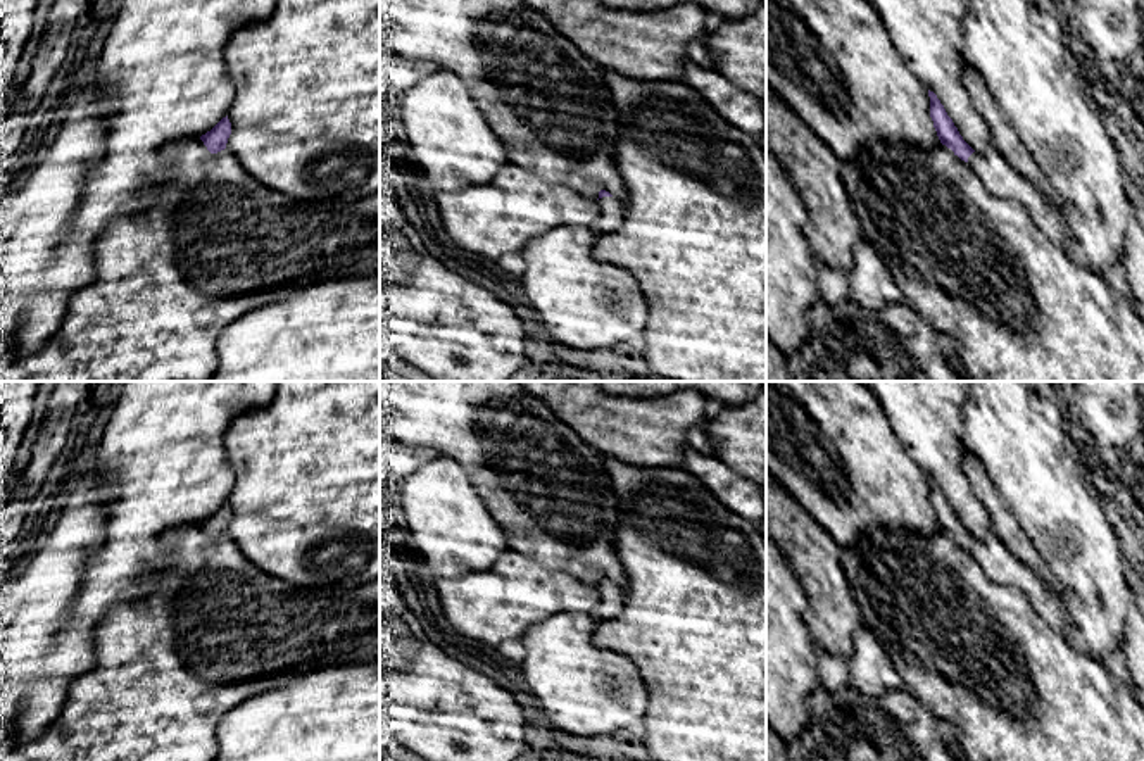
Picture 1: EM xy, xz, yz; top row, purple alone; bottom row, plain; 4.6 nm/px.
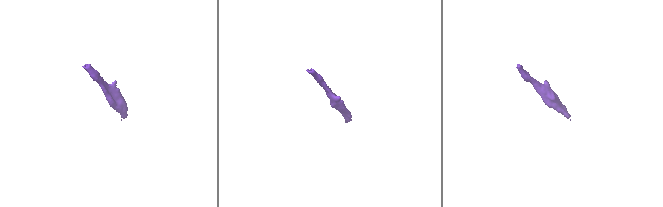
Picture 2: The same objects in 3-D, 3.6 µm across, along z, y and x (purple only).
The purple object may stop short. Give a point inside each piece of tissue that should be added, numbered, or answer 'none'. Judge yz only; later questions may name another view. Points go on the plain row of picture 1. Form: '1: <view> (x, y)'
1: yz (996, 559)

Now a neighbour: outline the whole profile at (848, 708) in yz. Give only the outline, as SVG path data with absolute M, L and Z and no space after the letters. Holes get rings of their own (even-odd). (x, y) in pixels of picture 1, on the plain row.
M823 685L808 699L809 725L790 749L792 761L961 761L954 751L956 725L937 718L906 687L883 697L871 697L854 685L828 692Z

